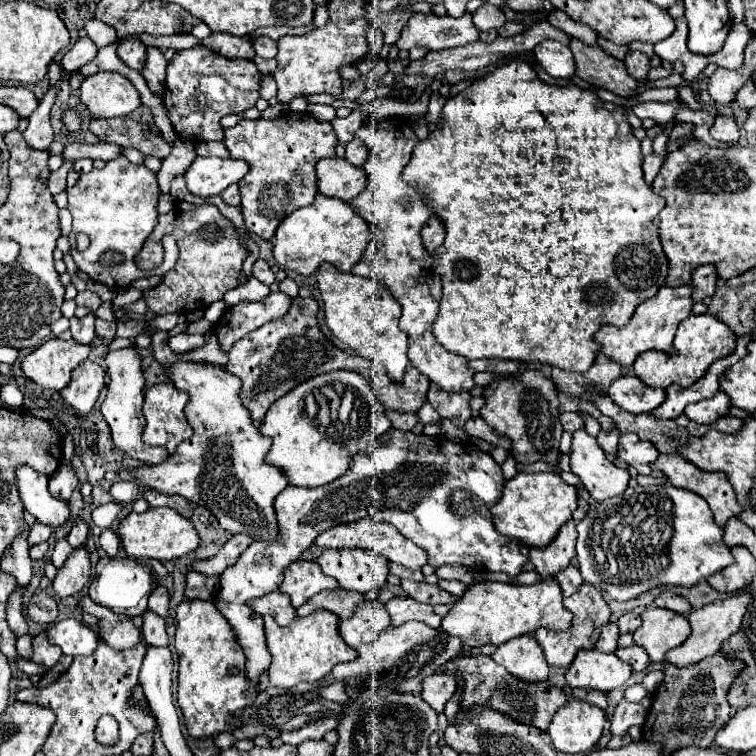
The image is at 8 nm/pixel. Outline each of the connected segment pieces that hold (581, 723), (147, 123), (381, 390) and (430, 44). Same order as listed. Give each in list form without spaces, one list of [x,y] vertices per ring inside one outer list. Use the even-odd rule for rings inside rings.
[[[569,700],[553,716],[547,734],[557,750],[587,754],[597,744],[603,730],[609,730],[609,720],[601,708],[583,700]]]
[[[143,104],[127,116],[107,118],[107,120],[91,120],[89,130],[101,142],[135,148],[143,154],[151,154],[161,160],[165,156],[169,156],[169,152],[171,152],[171,146],[163,140],[159,128],[153,122],[151,110]]]
[[[381,366],[371,368],[371,386],[377,394],[377,400],[387,408],[395,412],[411,412],[415,414],[425,402],[427,402],[427,388],[429,388],[429,378],[413,370],[413,366],[407,368],[403,382],[395,384],[387,378],[385,370]]]
[[[413,14],[405,24],[397,46],[411,50],[413,46],[425,46],[429,50],[443,50],[463,46],[479,40],[479,30],[471,22],[471,14],[461,18],[435,16],[435,14]]]

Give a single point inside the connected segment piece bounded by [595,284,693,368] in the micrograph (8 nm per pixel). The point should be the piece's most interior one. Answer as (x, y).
(655, 321)

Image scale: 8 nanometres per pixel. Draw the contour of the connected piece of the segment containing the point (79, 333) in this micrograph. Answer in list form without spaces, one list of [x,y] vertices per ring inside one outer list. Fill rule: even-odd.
[[[89,312],[83,318],[71,318],[71,334],[79,344],[91,344],[95,338],[95,314]]]

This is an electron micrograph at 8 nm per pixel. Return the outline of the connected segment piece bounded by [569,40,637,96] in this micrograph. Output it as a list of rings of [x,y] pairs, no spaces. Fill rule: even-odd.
[[[571,40],[569,48],[575,58],[575,76],[615,92],[617,96],[631,96],[631,92],[637,88],[637,80],[627,74],[621,60],[607,54],[601,46],[587,46],[579,40]]]

